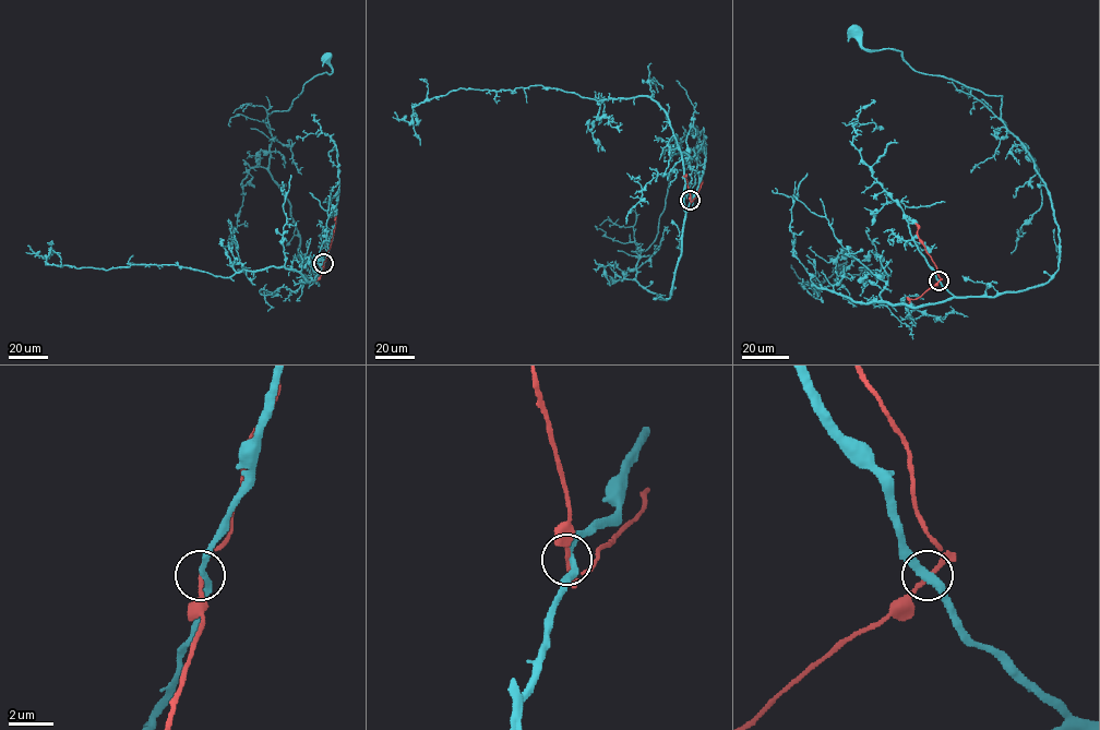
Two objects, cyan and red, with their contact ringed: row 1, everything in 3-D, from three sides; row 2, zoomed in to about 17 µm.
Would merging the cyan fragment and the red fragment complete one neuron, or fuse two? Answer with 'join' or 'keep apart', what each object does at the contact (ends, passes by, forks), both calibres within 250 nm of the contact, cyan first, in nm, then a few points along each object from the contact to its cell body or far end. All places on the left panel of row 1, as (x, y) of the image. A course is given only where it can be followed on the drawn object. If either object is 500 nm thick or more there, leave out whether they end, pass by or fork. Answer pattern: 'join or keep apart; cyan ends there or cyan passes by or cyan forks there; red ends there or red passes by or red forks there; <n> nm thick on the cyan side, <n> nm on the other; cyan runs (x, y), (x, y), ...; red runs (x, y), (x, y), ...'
keep apart; cyan passes by; red passes by; 300 nm thick on the cyan side, 160 nm on the other; cyan runs (323, 263), (315, 276), (305, 263), (290, 204), (268, 170), (265, 119), (332, 72), (325, 58); red runs (323, 263), (336, 215)

